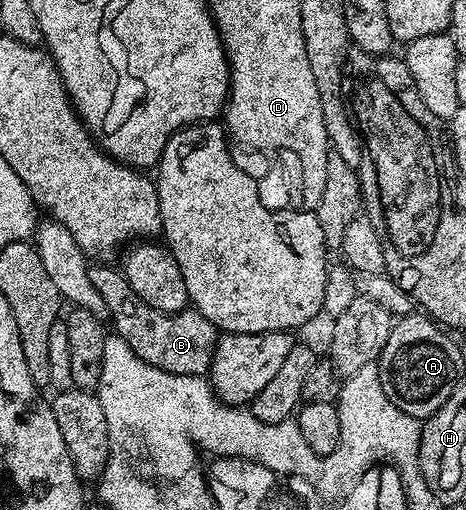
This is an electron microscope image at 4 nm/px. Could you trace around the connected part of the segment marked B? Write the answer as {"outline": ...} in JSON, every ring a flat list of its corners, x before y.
{"outline":[[92,264,88,267,90,284,98,288,98,296,106,300,110,326,115,333,130,344,130,348,142,360,175,374,204,376,211,371,212,357,216,350,218,331,206,316,194,309,180,310,176,314,163,314,143,302,130,288,128,279,119,269,108,264]]}

